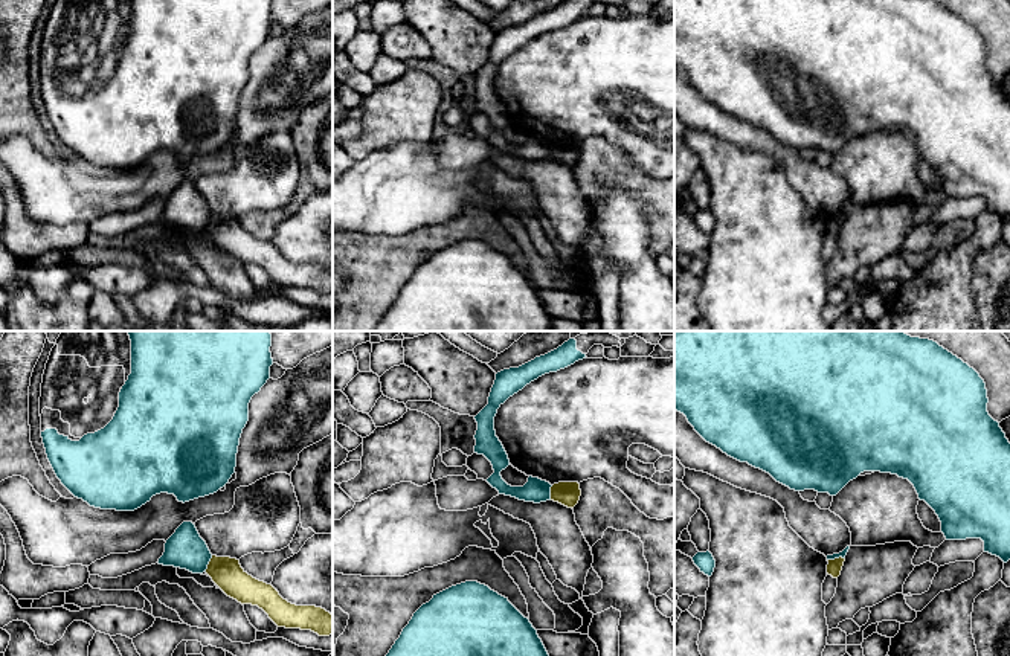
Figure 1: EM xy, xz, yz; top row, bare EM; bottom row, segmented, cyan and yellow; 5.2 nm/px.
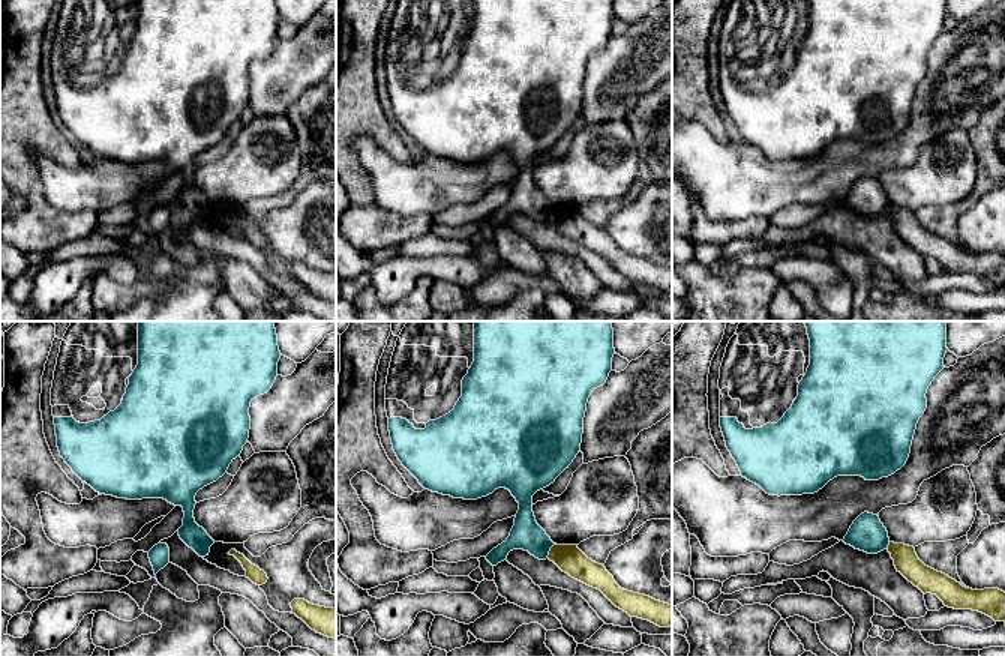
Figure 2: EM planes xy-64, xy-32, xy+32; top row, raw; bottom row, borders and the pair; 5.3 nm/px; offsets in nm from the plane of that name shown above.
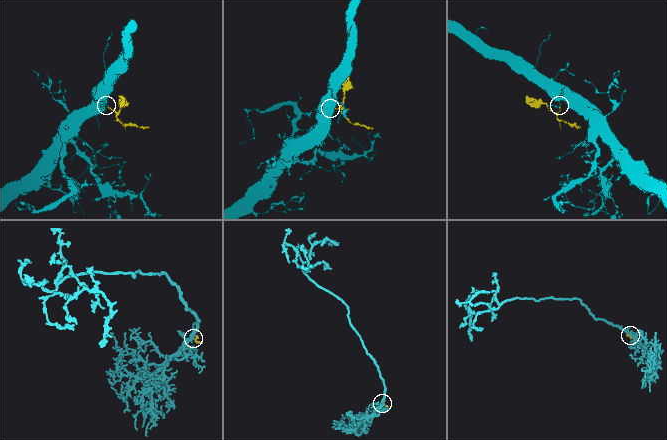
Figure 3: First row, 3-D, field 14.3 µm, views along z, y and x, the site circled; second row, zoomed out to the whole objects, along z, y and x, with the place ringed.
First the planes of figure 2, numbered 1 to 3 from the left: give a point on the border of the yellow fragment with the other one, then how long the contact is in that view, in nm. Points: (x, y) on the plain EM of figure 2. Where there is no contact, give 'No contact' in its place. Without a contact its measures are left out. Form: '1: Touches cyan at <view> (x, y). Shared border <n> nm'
1: No contact
2: Touches cyan at xy-32 (549, 213). Shared border 90 nm
3: Touches cyan at xy+32 (888, 207). Shared border 50 nm

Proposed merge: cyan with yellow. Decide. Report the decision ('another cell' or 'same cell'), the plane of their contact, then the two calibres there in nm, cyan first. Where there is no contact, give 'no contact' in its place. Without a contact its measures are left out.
another cell | xy | 200/170 nm

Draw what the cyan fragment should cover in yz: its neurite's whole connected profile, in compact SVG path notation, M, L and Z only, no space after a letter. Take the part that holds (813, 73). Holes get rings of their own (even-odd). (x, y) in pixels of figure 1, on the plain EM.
M674 0L674 67L687 75L688 81L706 101L740 121L748 121L769 131L777 140L795 150L815 148L836 154L850 139L864 130L897 133L899 136L908 137L914 143L918 157L925 159L935 169L946 198L981 197L984 200L984 211L996 214L1007 221L1010 218L1010 101L999 85L999 81L989 73L987 61L986 41L979 32L937 0Z

